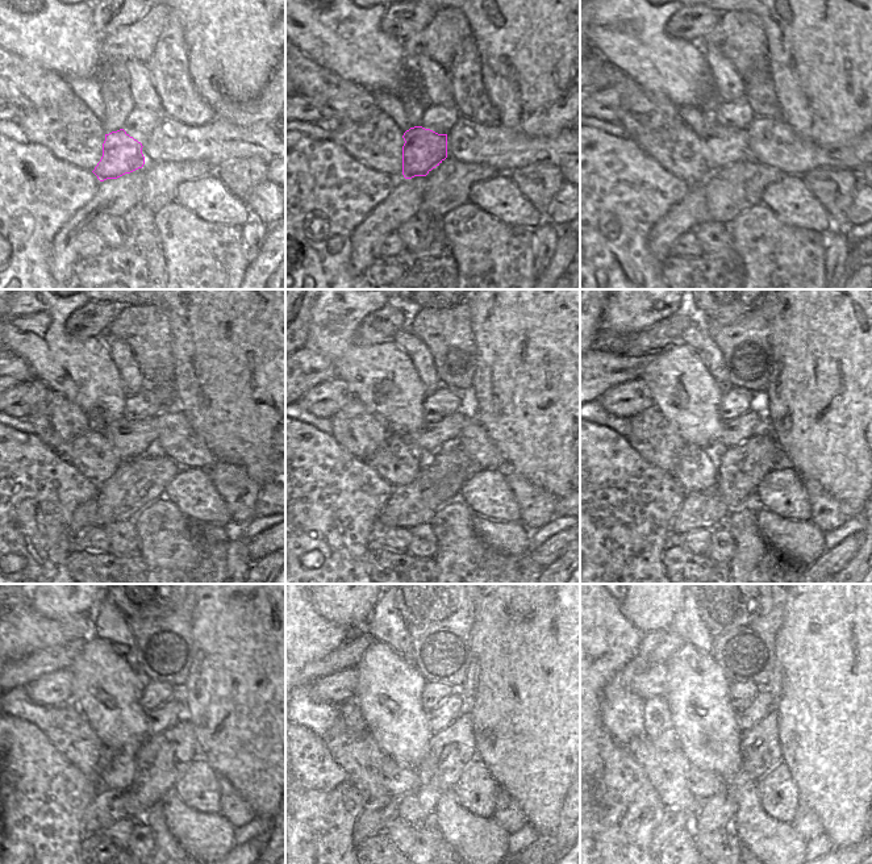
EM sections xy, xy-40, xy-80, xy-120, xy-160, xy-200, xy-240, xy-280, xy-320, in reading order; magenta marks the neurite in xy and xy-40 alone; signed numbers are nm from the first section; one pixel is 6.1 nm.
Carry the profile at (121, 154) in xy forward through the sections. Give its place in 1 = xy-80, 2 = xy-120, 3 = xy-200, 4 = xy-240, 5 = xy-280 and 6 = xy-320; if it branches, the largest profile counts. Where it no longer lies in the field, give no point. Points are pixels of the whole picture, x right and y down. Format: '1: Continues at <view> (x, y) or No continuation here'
1: Continues at xy-80 (722, 146)
2: Continues at xy-120 (130, 439)
3: Continues at xy-200 (735, 432)
4: Continues at xy-240 (165, 716)
5: Continues at xy-280 (442, 721)
6: Continues at xy-320 (763, 704).

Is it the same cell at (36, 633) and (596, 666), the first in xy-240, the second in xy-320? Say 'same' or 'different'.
same

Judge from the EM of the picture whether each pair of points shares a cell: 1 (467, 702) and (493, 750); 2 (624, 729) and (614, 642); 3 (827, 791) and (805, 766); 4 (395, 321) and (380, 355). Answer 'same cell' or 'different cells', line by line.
1: different cells
2: different cells
3: same cell
4: different cells

